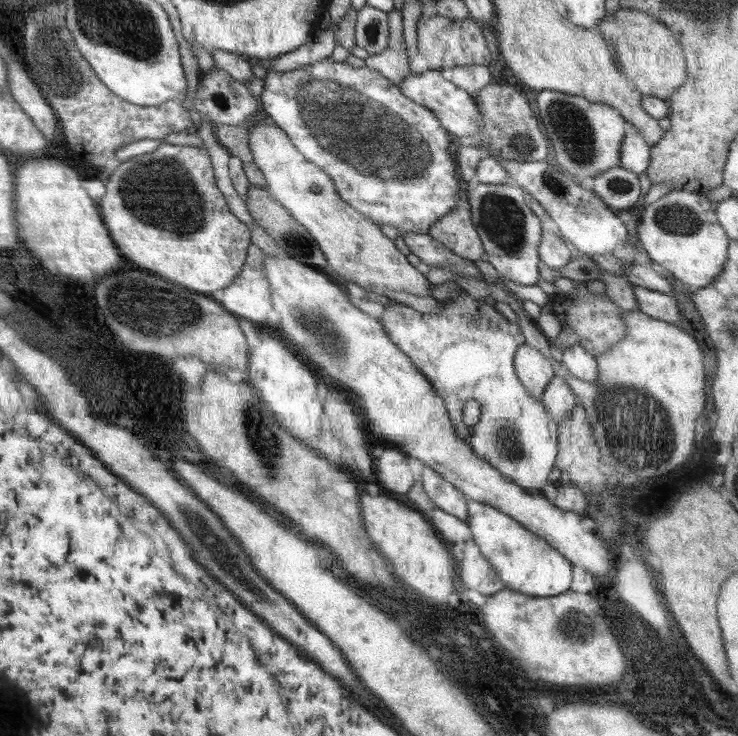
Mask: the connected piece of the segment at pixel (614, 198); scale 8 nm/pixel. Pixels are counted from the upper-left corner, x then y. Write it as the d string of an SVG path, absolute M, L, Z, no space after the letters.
M618 165L606 172L597 174L592 190L617 212L630 212L634 203L642 197L639 175L634 174L624 166Z

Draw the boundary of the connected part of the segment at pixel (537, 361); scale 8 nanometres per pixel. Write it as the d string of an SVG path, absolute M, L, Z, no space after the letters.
M524 343L519 346L515 353L515 371L523 381L523 385L535 395L536 398L542 398L552 377L556 376L555 367L542 356L538 349Z

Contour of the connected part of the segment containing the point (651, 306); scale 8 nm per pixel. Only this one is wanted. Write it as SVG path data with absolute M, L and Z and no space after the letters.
M633 285L633 290L639 311L651 315L652 318L671 322L673 325L680 325L680 309L672 294L653 291L636 285Z

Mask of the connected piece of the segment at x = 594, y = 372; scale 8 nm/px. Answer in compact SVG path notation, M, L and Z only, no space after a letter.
M577 342L567 348L560 349L557 357L564 366L580 380L594 382L598 376L598 362L582 345Z

